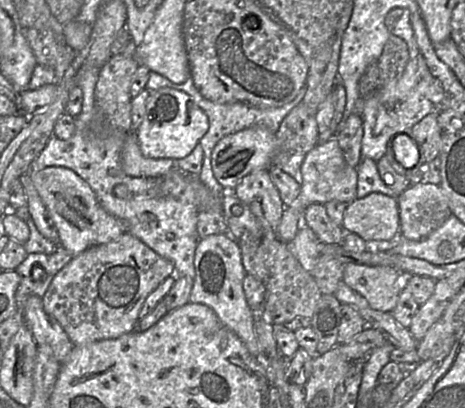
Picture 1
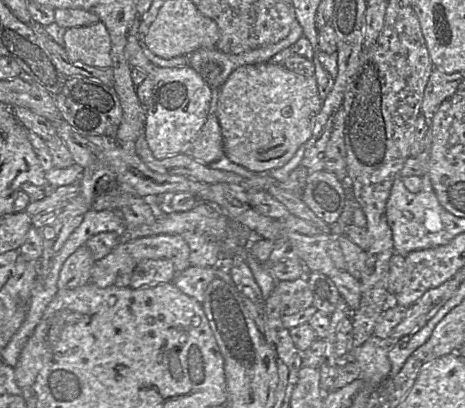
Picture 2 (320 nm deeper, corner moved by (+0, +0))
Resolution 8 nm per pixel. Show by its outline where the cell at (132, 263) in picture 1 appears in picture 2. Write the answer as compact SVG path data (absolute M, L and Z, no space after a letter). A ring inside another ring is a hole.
M159 235L121 242L109 255L94 263L91 270L90 282L99 288L107 288L110 286L120 288L130 287L132 274L141 261L146 259L167 259L173 263L176 272L180 273L190 267L189 255L189 246L182 235Z

